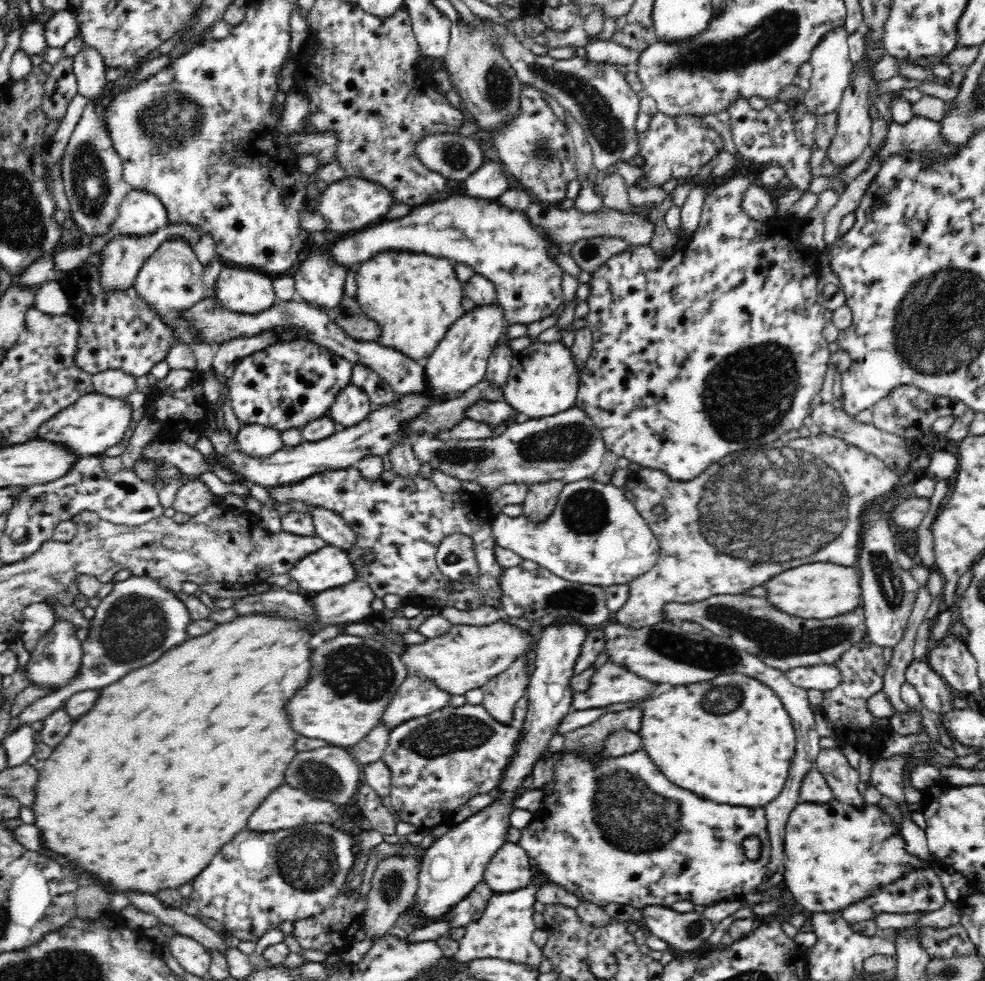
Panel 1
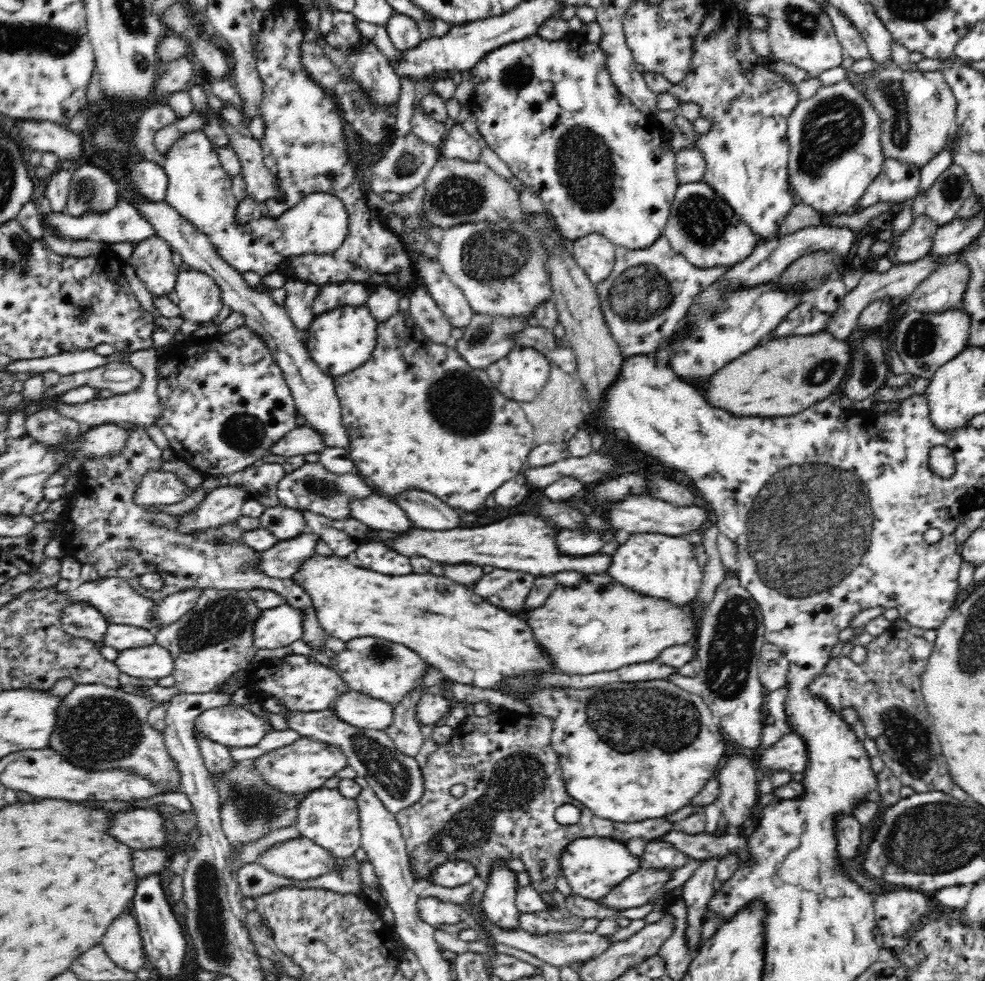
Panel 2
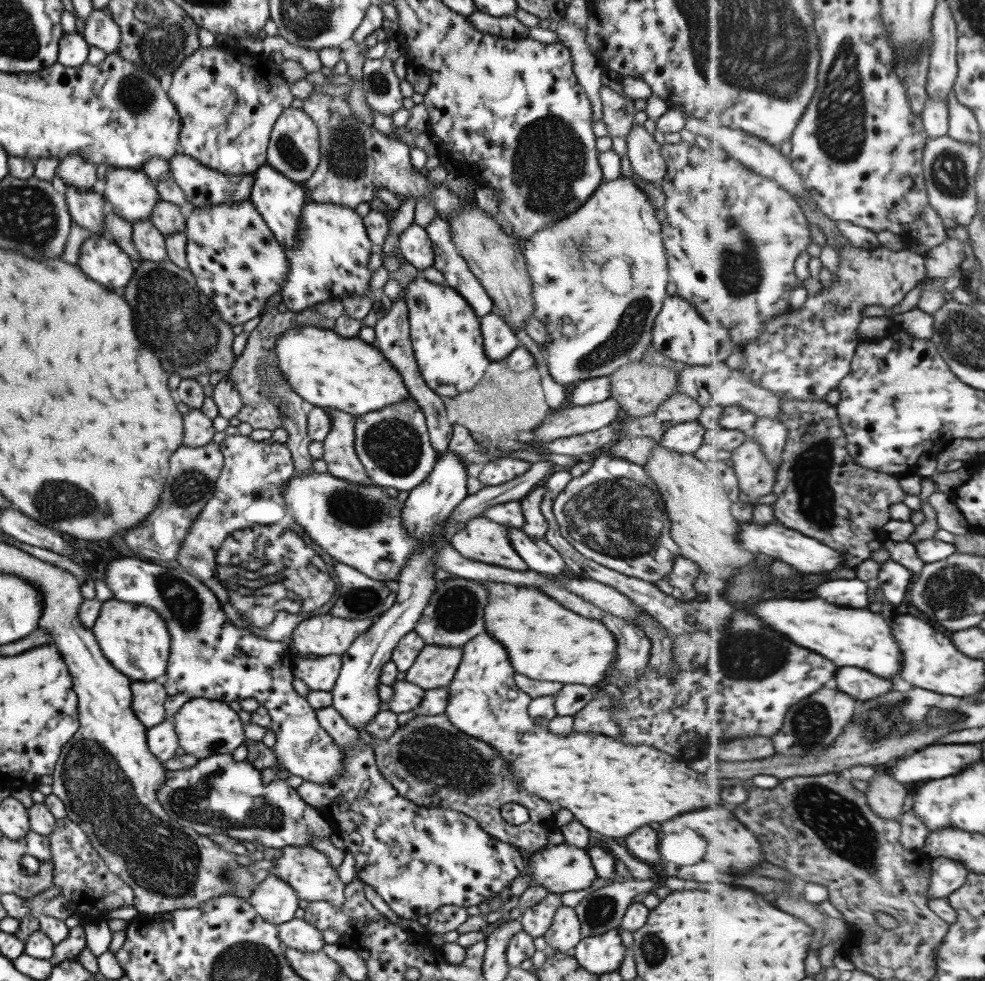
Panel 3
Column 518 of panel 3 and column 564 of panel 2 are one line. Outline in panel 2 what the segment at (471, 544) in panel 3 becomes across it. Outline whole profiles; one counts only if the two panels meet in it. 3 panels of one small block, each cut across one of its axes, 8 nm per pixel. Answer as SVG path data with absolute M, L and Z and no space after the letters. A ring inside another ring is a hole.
M513 515L488 525L474 525L470 528L454 528L446 532L413 528L400 535L386 535L389 550L408 559L422 556L441 566L491 566L494 569L520 570L537 577L546 577L556 572L578 571L590 576L593 572L606 572L611 564L611 556L598 553L594 556L569 558L558 553L555 532L534 515Z

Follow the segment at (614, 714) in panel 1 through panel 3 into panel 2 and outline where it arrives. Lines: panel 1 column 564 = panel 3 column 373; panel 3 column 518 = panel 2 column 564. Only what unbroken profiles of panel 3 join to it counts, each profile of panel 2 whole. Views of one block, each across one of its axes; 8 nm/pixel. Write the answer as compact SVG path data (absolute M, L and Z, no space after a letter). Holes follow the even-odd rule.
M501 708L497 713L491 712L489 715L480 717L478 715L467 716L455 729L453 729L453 734L450 737L450 740L446 741L446 744L441 744L438 747L438 750L435 750L430 756L428 756L424 766L422 766L421 771L423 772L425 791L422 800L416 802L413 806L409 808L399 810L394 817L398 821L398 826L400 827L402 836L404 837L404 842L406 845L406 852L408 853L408 862L410 863L410 874L415 881L427 880L432 877L432 882L434 881L434 875L436 874L438 868L440 868L446 861L457 861L463 860L471 862L479 875L486 879L488 874L490 874L490 868L494 864L494 860L498 858L504 858L505 860L510 860L512 858L520 858L525 866L525 871L530 875L532 886L540 893L552 892L555 887L556 878L561 872L560 868L560 859L562 853L565 851L566 846L570 844L573 840L579 838L590 838L590 837L599 837L600 839L614 839L620 843L627 843L632 838L642 838L642 839L652 839L656 836L662 836L666 832L672 830L672 824L664 820L664 818L658 818L658 820L642 820L642 822L634 823L622 823L618 824L611 820L602 820L598 816L594 816L588 808L582 808L582 804L578 806L580 808L580 816L577 824L575 825L561 825L554 819L554 811L565 804L578 804L572 796L568 796L568 792L564 790L564 781L562 780L562 769L558 764L558 755L556 751L552 748L551 739L553 738L553 720L549 716L544 715L522 715L516 712L511 712L506 708ZM454 784L464 784L466 787L465 794L456 798L450 793L450 788Z

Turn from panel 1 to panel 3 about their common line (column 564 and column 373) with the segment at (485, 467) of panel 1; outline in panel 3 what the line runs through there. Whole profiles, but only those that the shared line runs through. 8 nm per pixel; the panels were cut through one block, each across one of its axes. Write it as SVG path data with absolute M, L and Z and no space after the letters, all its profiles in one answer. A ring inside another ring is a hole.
M414 399L357 416L354 420L354 451L372 484L405 492L411 491L429 474L437 455L428 439L424 414Z

